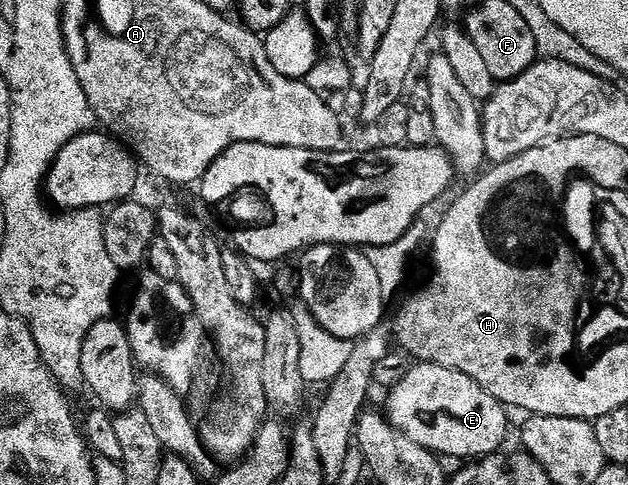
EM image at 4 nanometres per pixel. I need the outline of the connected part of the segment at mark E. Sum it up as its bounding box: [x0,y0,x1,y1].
[387,362,510,461]

